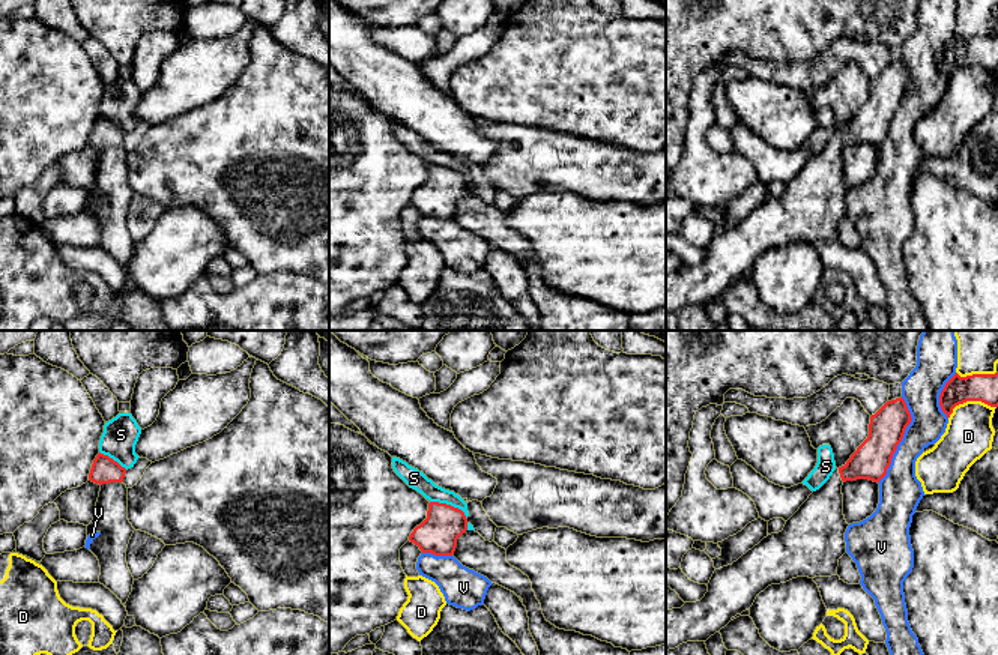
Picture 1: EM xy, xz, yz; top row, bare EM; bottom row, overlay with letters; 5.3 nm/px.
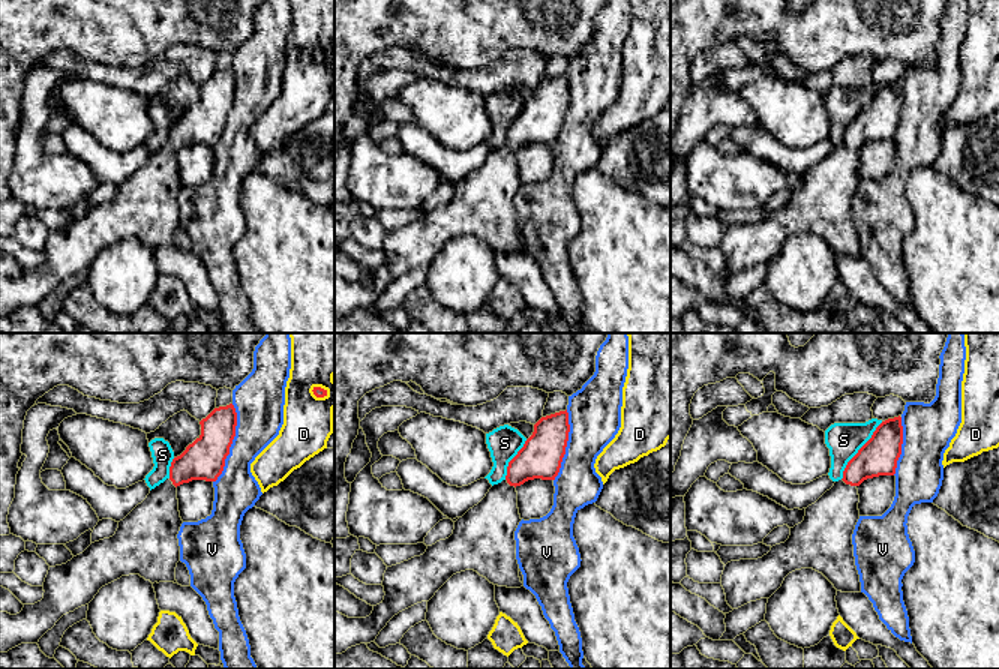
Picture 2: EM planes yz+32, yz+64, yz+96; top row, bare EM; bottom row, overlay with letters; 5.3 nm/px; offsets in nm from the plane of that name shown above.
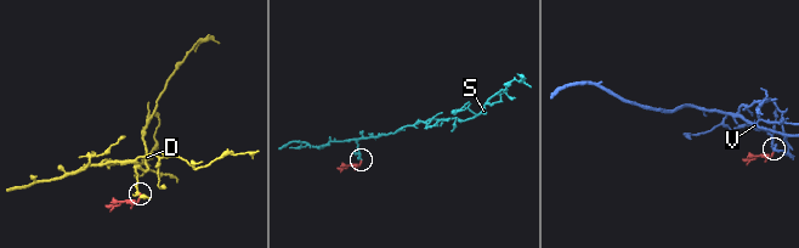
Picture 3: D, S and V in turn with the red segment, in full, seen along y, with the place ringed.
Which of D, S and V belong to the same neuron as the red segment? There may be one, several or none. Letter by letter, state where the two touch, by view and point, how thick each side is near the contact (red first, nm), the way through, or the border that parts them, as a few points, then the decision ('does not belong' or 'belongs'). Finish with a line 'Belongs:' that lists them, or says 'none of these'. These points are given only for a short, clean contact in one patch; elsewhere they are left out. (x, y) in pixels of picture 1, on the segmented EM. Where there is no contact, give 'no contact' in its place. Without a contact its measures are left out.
D: contact yz (970, 400); calibres 150 and 260 nm; border yz (995, 407), (980, 401), (964, 401), (953, 409), (949, 418); does not belong
S: contact xz (450, 505); calibres 220 and 100 nm; border xz (430, 501), (457, 507), (466, 519); does not belong
V: contact yz (901, 440); calibres 200 and 200 nm; does not belong
Belongs: none of these

